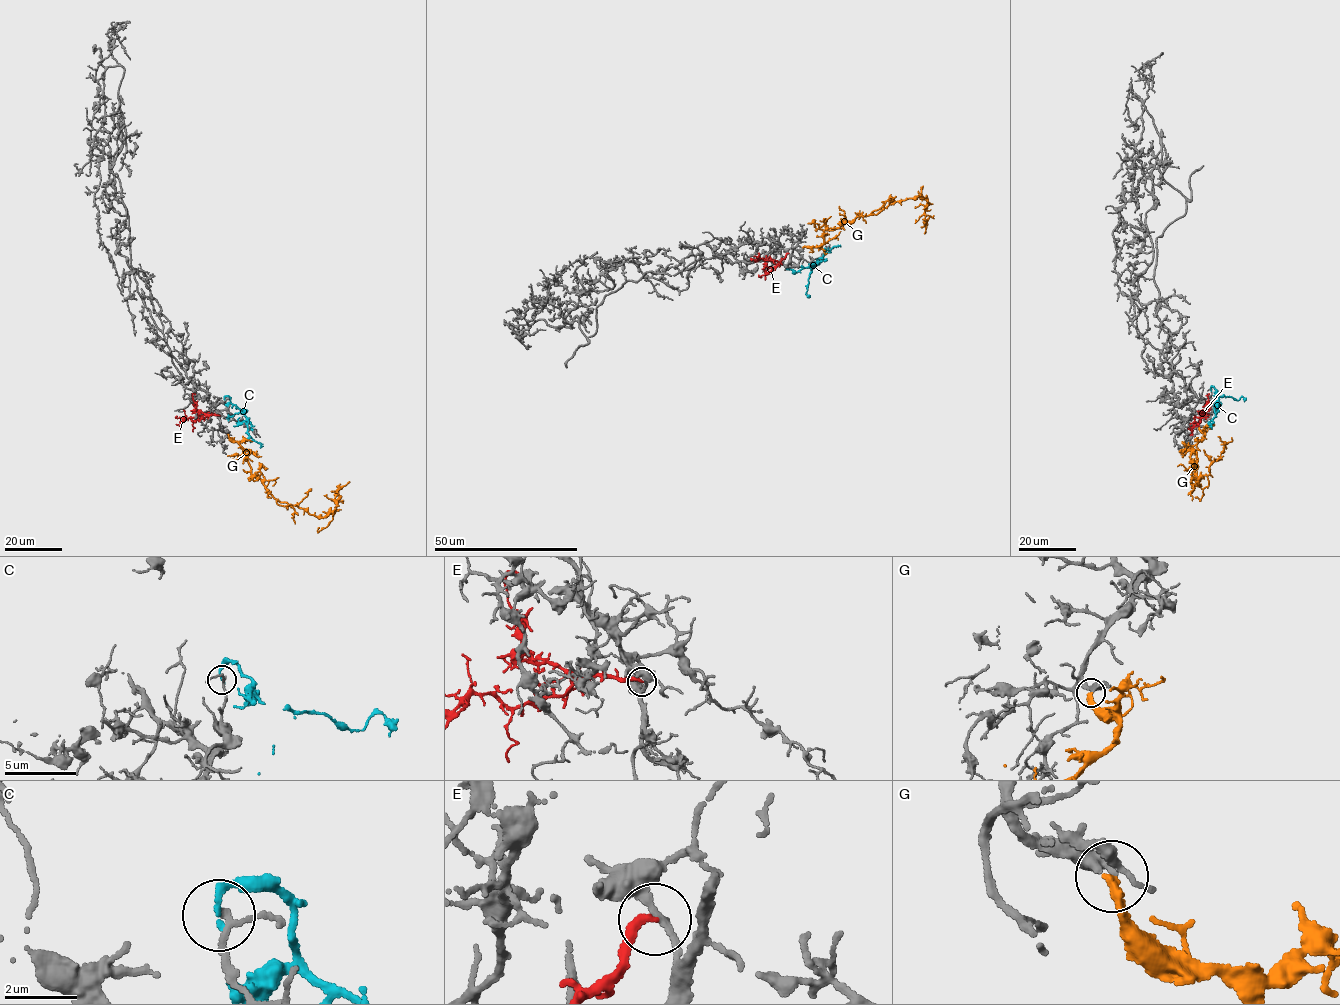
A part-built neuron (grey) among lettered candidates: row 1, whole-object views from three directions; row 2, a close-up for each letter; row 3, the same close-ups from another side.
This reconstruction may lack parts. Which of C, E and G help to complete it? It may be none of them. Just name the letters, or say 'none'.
G

